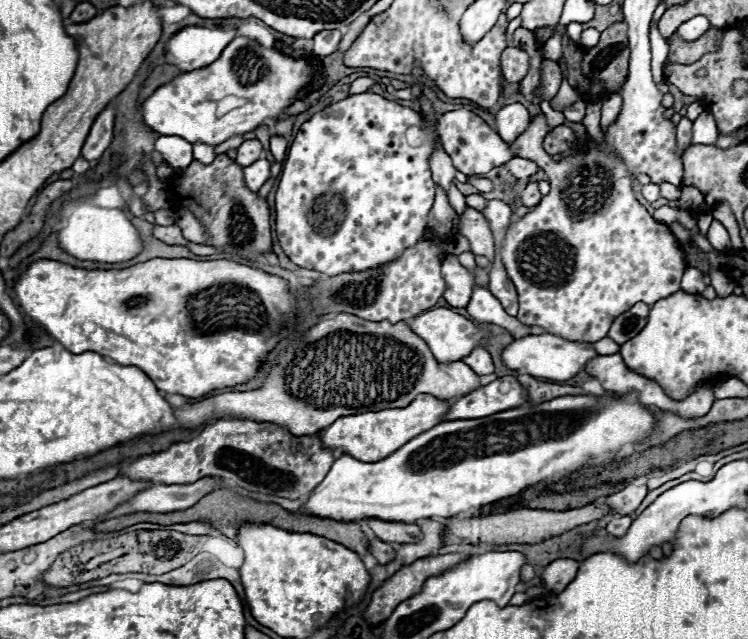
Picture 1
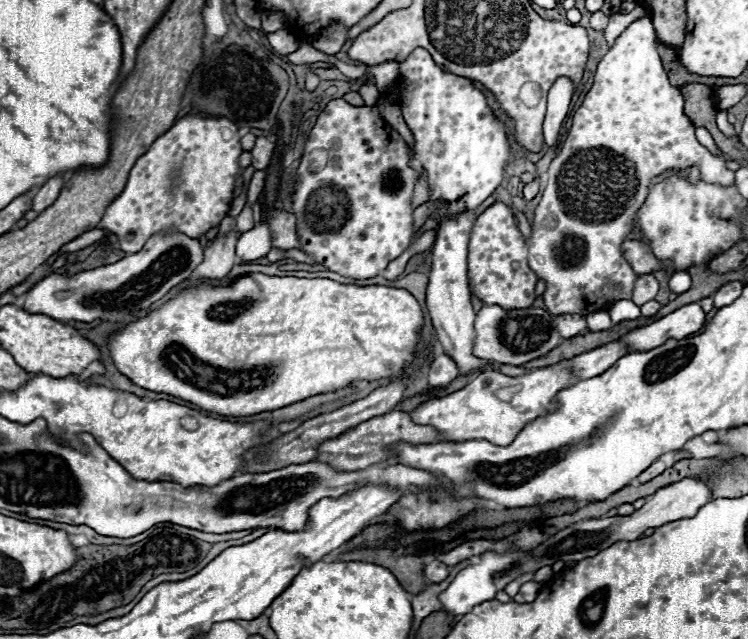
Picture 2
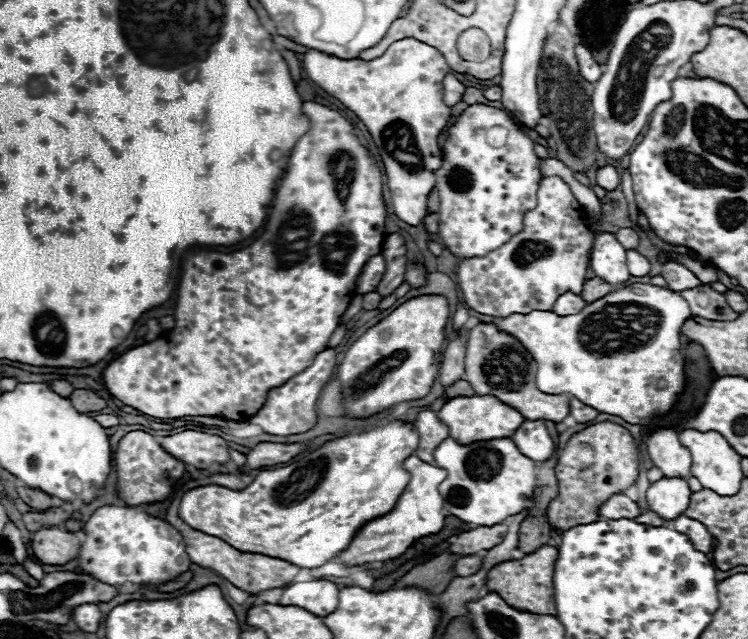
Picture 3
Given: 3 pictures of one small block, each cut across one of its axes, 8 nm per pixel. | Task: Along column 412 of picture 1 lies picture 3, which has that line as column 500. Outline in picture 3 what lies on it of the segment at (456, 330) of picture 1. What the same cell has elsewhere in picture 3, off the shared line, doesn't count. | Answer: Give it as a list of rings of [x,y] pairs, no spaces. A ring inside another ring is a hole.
[[[632,284],[632,286],[624,286],[624,288],[616,288],[612,290],[610,294],[606,294],[604,298],[592,302],[592,304],[586,304],[578,314],[570,314],[570,316],[558,316],[550,310],[534,310],[530,314],[512,314],[508,318],[498,318],[496,320],[496,328],[514,336],[528,352],[530,356],[536,360],[538,364],[538,370],[536,370],[536,386],[546,392],[546,394],[570,394],[574,398],[580,398],[580,402],[584,402],[586,406],[592,406],[596,408],[598,412],[606,412],[606,414],[612,414],[612,416],[620,416],[622,420],[630,422],[630,424],[644,424],[644,422],[650,422],[654,416],[664,416],[670,412],[670,408],[674,406],[674,402],[678,400],[678,394],[684,390],[684,356],[680,352],[680,330],[682,330],[682,324],[690,318],[690,308],[688,308],[688,302],[672,292],[672,290],[666,290],[666,288],[660,288],[660,286],[652,286],[652,284]],[[658,382],[666,382],[666,388],[658,388]]]

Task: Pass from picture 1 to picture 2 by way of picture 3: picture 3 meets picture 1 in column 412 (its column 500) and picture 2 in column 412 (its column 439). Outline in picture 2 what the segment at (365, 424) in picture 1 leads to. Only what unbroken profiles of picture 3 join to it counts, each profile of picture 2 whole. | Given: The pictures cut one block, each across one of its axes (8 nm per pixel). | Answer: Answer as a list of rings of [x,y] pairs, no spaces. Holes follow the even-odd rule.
[[[566,360],[532,370],[524,376],[506,376],[502,372],[484,370],[462,390],[452,392],[444,398],[428,400],[410,414],[412,418],[416,418],[416,422],[436,426],[436,430],[440,430],[444,438],[452,442],[488,440],[496,446],[508,446],[508,442],[514,442],[514,438],[524,430],[526,424],[554,412],[558,408],[556,394],[572,386],[574,380],[574,370]]]

